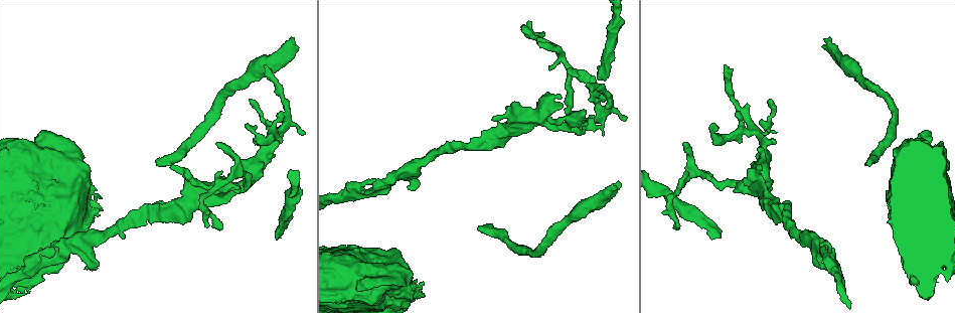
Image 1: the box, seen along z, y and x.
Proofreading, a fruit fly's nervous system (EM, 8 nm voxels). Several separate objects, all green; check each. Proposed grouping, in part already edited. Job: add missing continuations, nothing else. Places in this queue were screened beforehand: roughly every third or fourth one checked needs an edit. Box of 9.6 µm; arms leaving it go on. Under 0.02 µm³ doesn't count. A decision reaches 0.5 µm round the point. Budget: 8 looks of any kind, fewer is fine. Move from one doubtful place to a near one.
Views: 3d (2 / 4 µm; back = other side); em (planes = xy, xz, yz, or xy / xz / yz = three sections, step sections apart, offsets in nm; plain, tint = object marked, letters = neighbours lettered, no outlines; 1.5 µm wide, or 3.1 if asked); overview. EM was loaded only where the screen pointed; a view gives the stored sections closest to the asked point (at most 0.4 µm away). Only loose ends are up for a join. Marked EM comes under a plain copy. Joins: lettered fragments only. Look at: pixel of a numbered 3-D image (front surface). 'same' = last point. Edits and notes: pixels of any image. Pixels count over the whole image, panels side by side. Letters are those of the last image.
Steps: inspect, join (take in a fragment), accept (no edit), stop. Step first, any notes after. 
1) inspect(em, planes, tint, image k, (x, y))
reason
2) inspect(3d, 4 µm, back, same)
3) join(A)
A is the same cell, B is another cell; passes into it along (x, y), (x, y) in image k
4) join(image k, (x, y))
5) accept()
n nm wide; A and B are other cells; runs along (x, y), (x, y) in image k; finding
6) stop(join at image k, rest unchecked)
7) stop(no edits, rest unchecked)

inspect(em, planes, letters, image 1, (302, 135))
free end

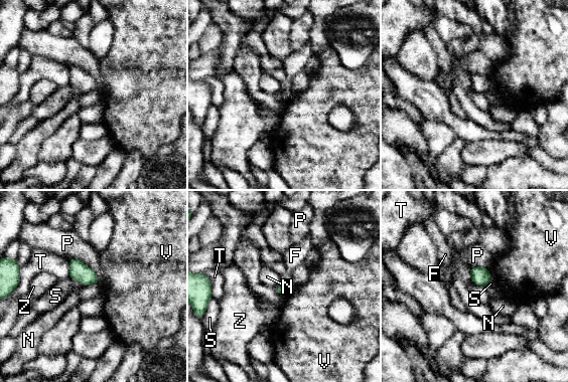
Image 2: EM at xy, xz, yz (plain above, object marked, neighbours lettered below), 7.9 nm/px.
accept()
P touches over 300 nm; F, N, P, S, T, V and Z are other cells; none of them fits

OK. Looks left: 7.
inspect(em, xz, step 8, letters, image 1, (757, 150))
thin end

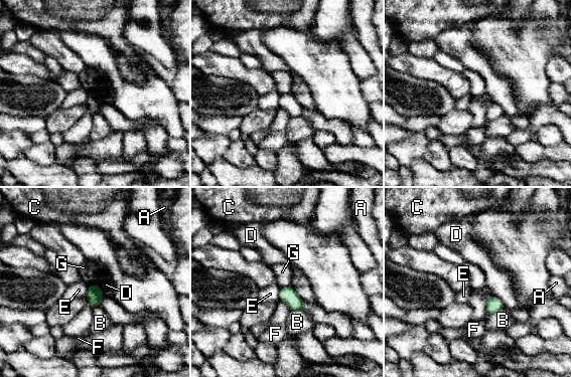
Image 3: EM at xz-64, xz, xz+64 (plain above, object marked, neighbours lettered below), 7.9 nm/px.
inspect(em, yz, step 4, letters, same)

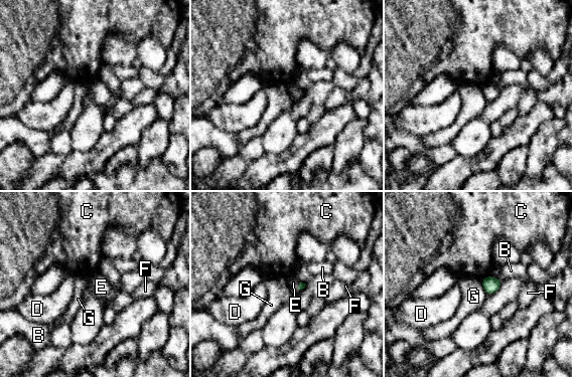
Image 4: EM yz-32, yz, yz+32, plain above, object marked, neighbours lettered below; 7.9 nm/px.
accept()
G touches over 130 nm; B, C, D, E, F and G are other cells; no lettered fragment goes on from it

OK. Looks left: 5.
inspect(em, planes, letters, image 1, (826, 50))
an open end

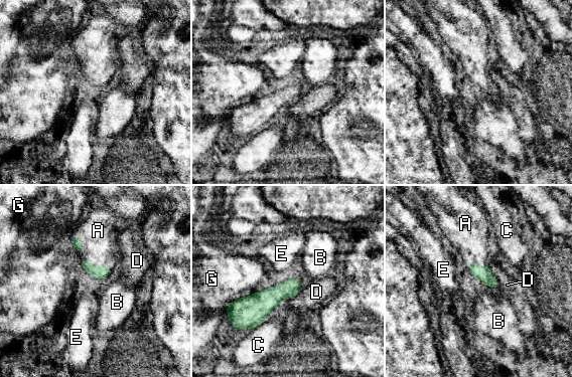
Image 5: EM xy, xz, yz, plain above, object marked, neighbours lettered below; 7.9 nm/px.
join(A)
A touches over 260 nm; A is the same cell, B, C, D, E and G are other cells; the neuron continues

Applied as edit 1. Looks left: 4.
stop(join at image 5, rest unchecked)

